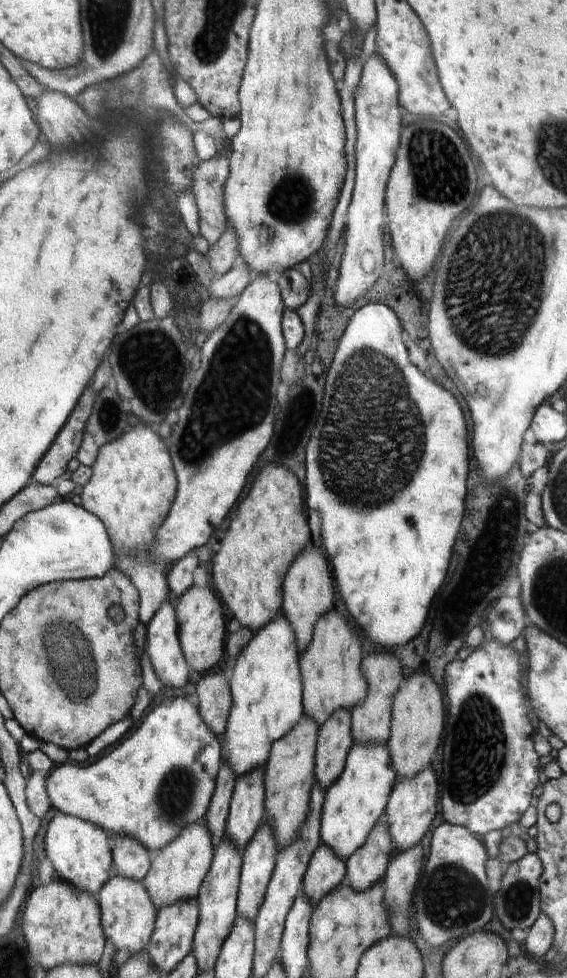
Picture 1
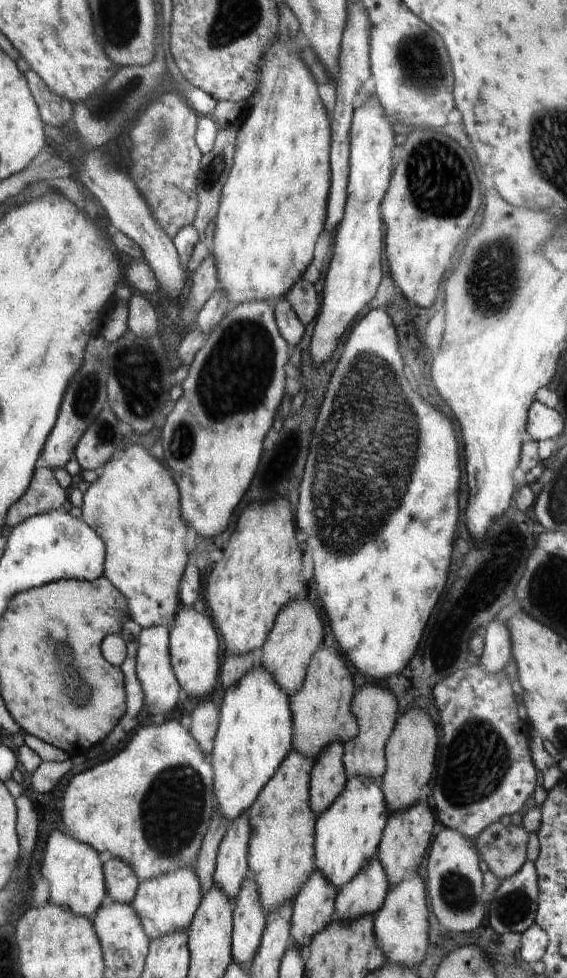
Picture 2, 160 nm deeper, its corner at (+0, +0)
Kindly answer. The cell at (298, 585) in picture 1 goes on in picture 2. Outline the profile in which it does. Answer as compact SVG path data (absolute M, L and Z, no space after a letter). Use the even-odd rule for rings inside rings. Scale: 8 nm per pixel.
M296 598L296 602L290 602L288 610L280 614L280 622L276 622L276 630L272 630L272 638L268 638L268 646L264 646L262 664L265 669L275 675L276 682L288 690L288 695L303 688L310 669L312 656L320 650L320 642L324 636L324 626L318 610L308 598Z

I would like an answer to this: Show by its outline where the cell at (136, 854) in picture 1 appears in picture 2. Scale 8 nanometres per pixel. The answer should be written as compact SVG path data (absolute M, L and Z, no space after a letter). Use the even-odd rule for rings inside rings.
M103 858L103 873L107 883L107 897L119 905L130 905L139 884L133 870L121 860Z

